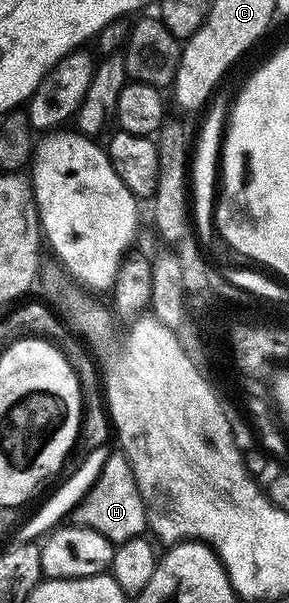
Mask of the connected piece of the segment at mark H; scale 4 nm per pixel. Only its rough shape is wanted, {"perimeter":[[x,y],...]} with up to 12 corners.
{"perimeter":[[109,453],[68,515],[115,546],[147,531],[130,459]]}

